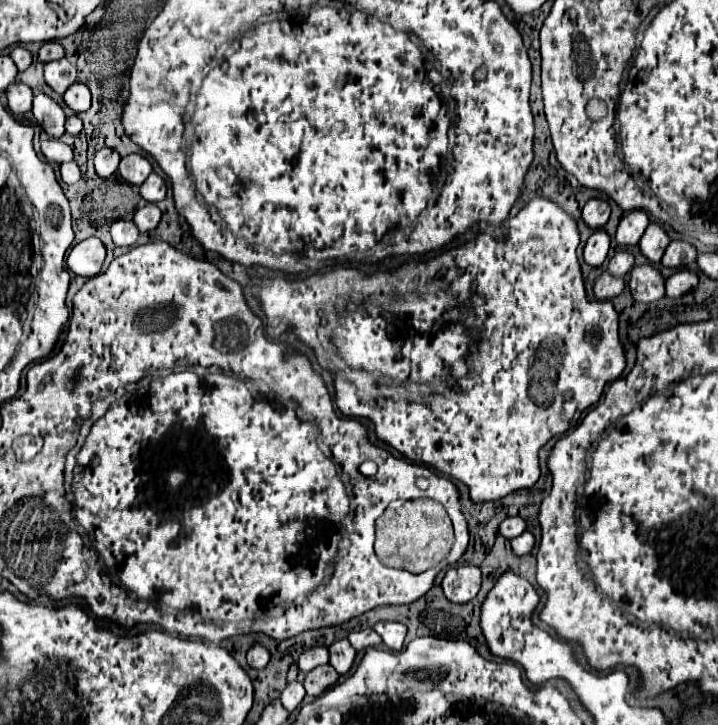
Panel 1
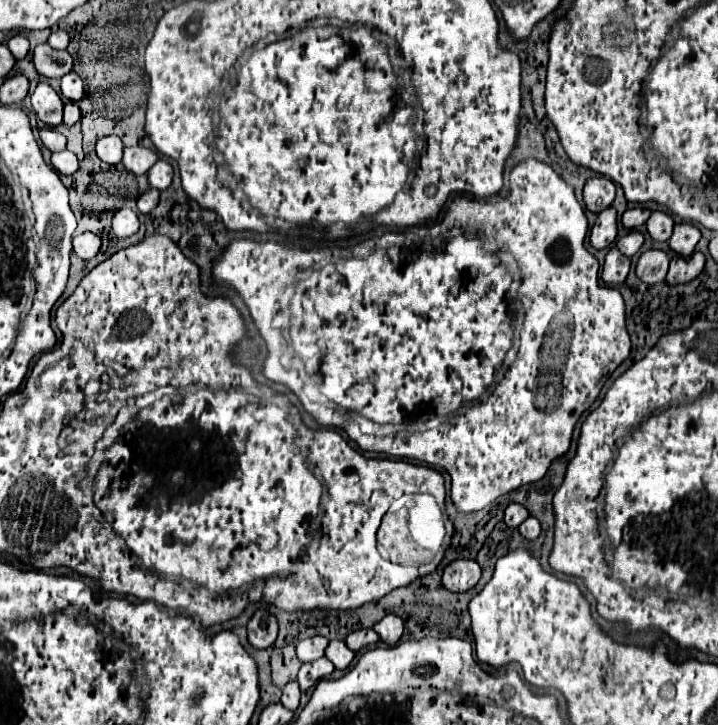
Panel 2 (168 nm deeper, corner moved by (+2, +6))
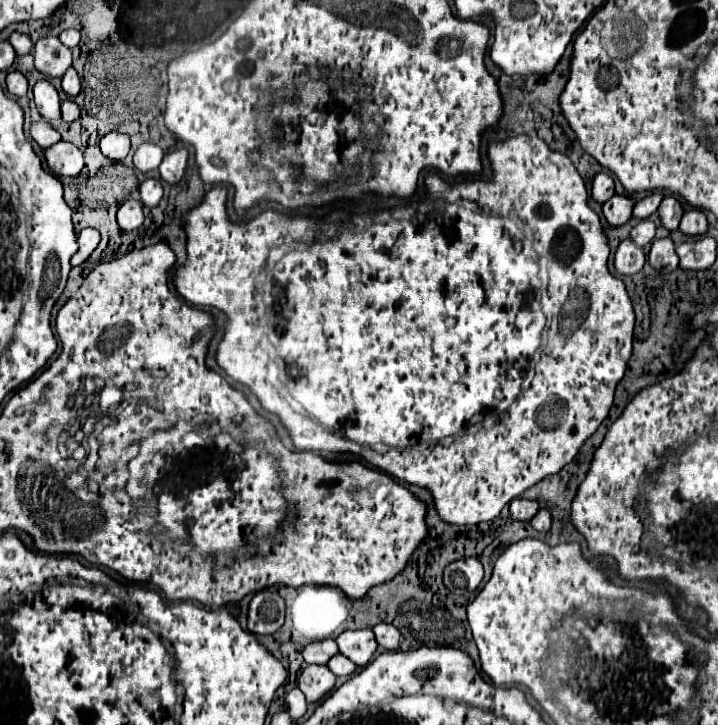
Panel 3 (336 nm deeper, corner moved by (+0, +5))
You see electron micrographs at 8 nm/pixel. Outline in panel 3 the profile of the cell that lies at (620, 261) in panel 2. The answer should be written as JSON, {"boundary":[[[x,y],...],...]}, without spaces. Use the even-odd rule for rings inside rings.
{"boundary":[[[624,239],[616,253],[614,253],[614,269],[616,273],[620,275],[634,275],[642,269],[646,257],[644,257],[644,251],[640,247],[636,247],[630,239]]]}

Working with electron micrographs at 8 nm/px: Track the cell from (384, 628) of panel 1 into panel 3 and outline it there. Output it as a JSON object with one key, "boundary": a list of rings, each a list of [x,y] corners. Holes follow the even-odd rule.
{"boundary":[[[378,623],[372,631],[376,633],[376,641],[378,641],[380,647],[384,647],[388,651],[396,651],[398,649],[402,635],[400,635],[400,631],[394,625],[390,625],[390,623]]]}

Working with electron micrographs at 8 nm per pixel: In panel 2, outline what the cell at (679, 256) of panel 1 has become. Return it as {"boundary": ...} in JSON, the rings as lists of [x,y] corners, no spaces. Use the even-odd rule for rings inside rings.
{"boundary":[[[676,224],[674,234],[668,240],[668,244],[676,254],[690,256],[690,252],[694,252],[694,246],[698,244],[700,236],[702,234],[700,234],[700,230],[696,226],[692,226],[692,224]]]}

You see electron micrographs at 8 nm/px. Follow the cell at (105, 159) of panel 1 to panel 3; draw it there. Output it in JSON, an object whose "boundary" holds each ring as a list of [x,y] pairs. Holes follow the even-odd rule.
{"boundary":[[[112,131],[112,133],[102,137],[100,151],[102,151],[104,157],[108,157],[112,161],[122,161],[130,151],[130,137],[124,135],[124,133]]]}

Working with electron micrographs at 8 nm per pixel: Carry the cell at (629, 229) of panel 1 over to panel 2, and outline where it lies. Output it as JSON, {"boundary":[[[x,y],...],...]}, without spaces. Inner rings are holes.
{"boundary":[[[630,208],[622,214],[622,224],[626,228],[642,228],[650,218],[650,208]]]}

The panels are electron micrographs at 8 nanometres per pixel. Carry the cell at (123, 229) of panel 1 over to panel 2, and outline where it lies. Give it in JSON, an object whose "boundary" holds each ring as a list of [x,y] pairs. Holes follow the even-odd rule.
{"boundary":[[[130,208],[116,210],[116,214],[112,218],[112,230],[118,238],[126,238],[126,236],[136,234],[138,226],[140,226],[140,220],[134,210],[130,210]]]}

